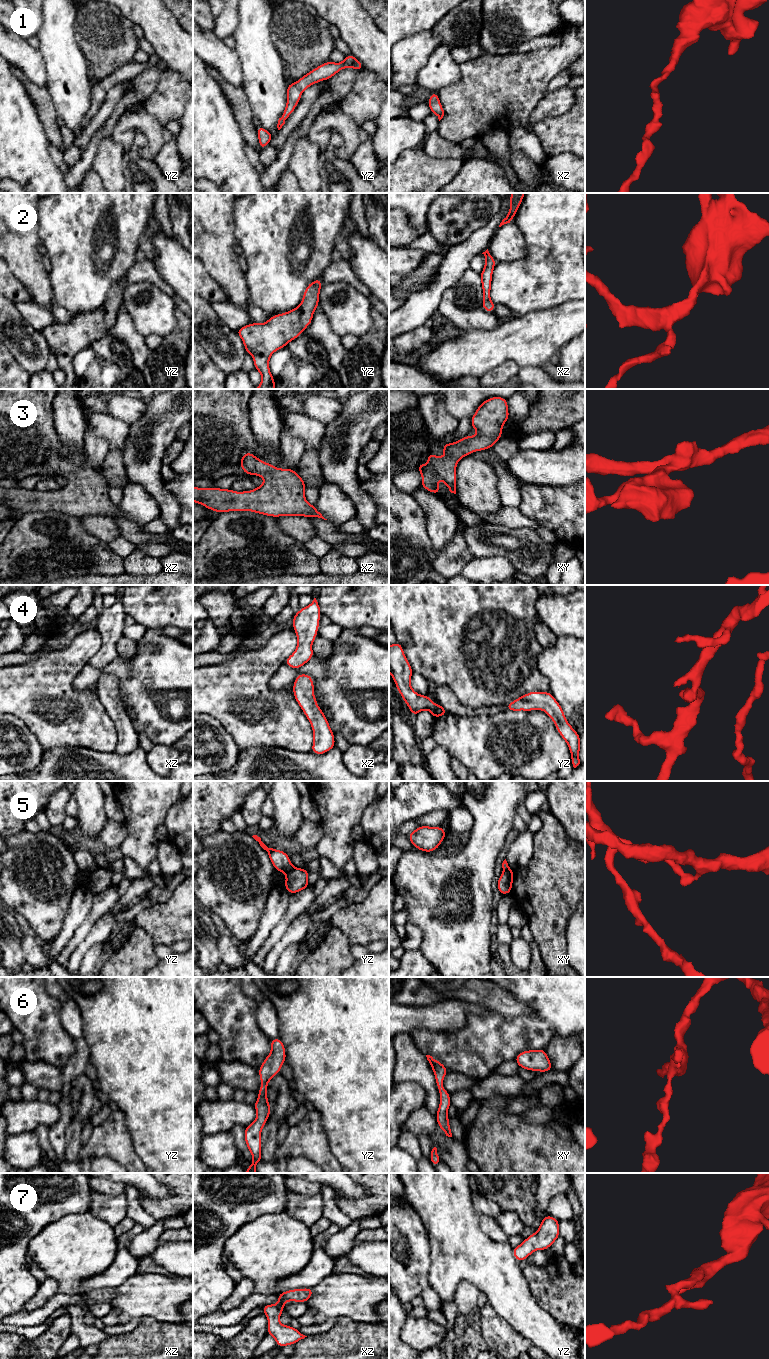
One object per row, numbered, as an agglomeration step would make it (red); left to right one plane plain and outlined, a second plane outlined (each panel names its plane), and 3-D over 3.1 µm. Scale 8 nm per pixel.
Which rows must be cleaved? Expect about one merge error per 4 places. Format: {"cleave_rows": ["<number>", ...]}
{"cleave_rows": ["5"]}

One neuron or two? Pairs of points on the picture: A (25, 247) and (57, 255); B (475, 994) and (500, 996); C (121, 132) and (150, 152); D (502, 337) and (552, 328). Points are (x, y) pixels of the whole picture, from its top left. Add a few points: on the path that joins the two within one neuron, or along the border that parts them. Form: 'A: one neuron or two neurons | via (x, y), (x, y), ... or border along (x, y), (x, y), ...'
A: two neurons | border along (38, 234), (42, 244)
B: one neuron | via (481, 994), (494, 996)
C: one neuron | via (132, 126), (141, 126), (150, 135), (150, 141)
D: one neuron | via (514, 337), (538, 337), (540, 335)

